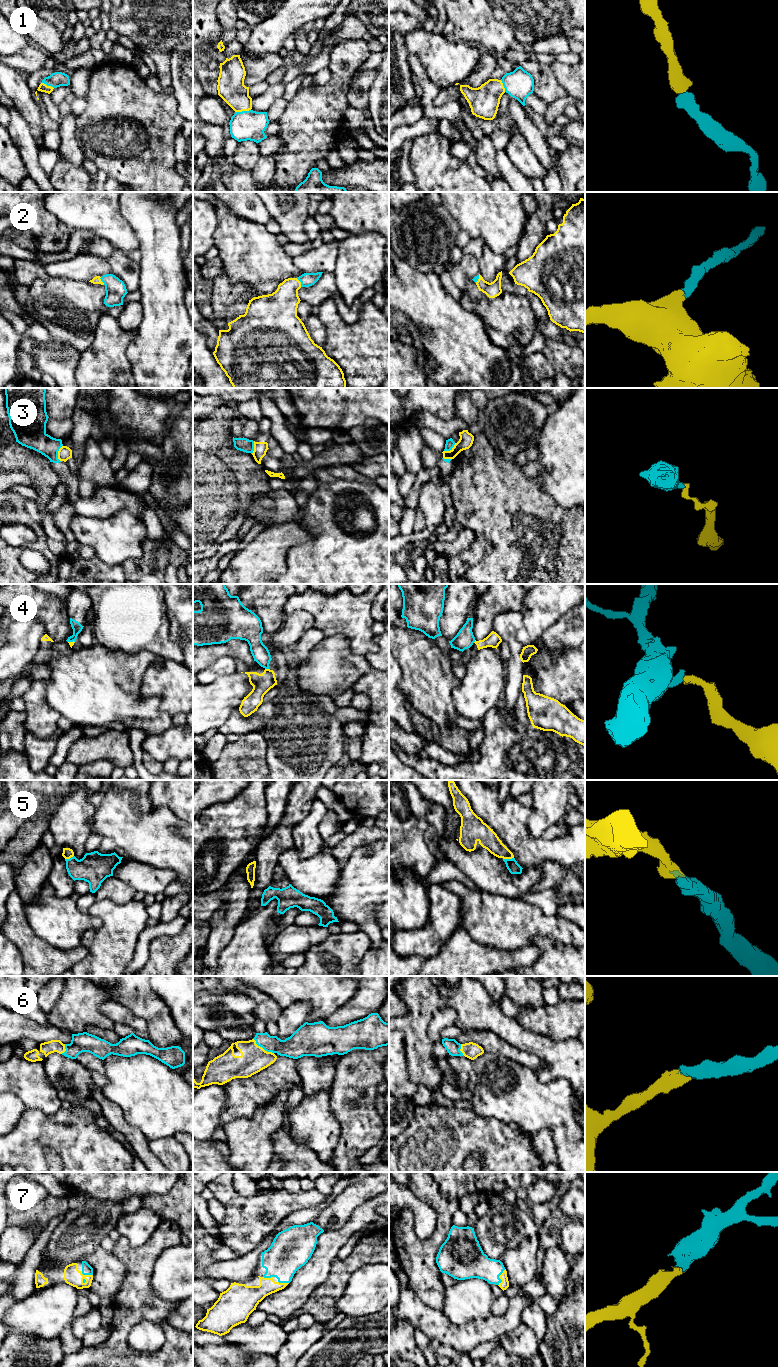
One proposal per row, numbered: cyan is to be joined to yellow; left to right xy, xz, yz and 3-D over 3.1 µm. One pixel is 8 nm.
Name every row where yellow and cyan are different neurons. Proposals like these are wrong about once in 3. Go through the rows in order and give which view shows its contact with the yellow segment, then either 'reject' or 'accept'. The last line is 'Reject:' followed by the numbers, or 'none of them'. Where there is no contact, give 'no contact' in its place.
1: meets yellow in xz; accept
2: meets yellow in xz; accept
3: meets yellow in xy; reject
4: meets yellow in xz; reject
5: meets yellow in yz; accept
6: meets yellow in xz; accept
7: meets yellow in yz; accept
Reject: 3, 4

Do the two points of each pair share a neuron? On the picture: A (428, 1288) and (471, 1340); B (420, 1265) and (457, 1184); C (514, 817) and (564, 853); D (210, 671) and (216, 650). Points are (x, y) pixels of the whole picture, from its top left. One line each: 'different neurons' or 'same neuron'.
A: different neurons
B: different neurons
C: same neuron
D: different neurons

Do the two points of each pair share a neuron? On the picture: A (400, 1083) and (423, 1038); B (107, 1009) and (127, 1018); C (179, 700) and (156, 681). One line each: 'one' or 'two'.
A: two
B: one
C: one

